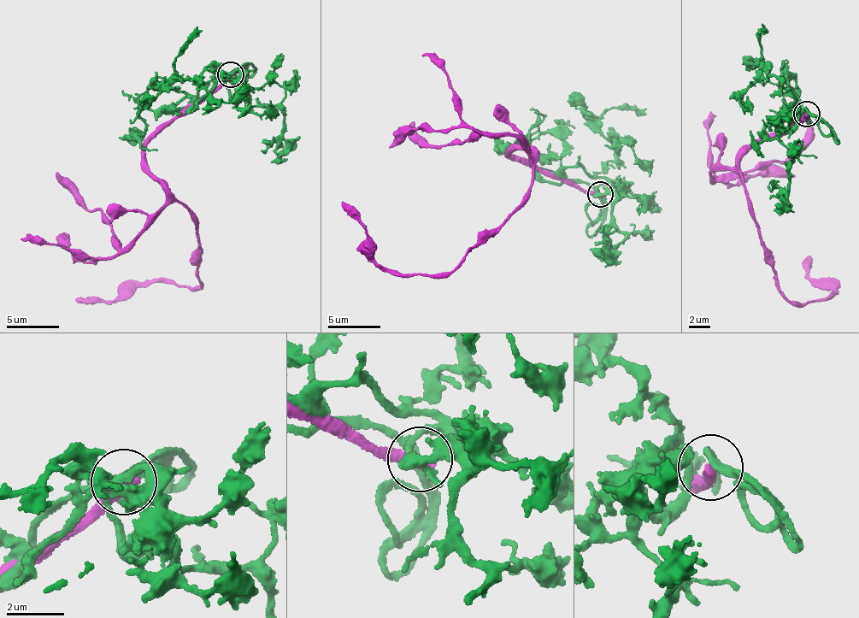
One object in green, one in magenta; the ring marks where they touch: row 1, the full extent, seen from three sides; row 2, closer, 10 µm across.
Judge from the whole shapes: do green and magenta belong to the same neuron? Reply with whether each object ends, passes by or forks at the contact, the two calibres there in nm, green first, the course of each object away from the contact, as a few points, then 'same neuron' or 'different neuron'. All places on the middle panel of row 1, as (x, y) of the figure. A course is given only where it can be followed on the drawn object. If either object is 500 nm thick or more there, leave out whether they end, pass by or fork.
green forks | magenta ends | 200/400 nm | green via (600, 194), (585, 183), (544, 179), (530, 140), (538, 123), (513, 145), (530, 150) | magenta via (600, 194), (518, 150), (534, 158), (519, 205), (429, 276), (374, 260), (341, 201) | different neuron

